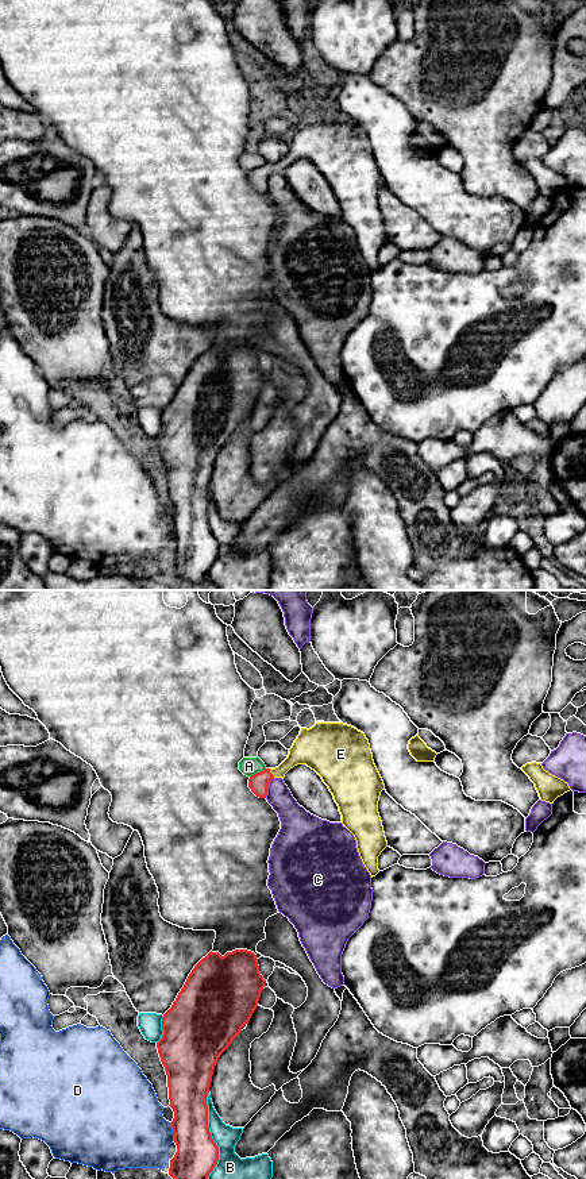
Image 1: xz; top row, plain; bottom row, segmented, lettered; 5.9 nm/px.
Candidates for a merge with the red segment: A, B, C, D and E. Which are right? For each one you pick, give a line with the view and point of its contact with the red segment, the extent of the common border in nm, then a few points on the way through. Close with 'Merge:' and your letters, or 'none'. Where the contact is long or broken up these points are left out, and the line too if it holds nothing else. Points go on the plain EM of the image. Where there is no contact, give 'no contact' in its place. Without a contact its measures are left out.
E: contact xz (270, 168); length 70 nm; way xz (258, 177), (270, 168), (278, 168), (305, 145)
Merge: E

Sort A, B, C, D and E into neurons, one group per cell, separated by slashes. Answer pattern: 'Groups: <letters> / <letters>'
Groups: A / B / C / D / E

